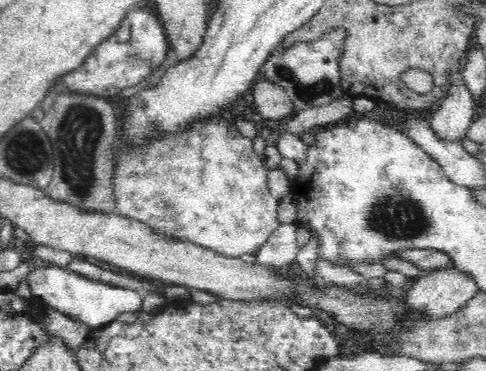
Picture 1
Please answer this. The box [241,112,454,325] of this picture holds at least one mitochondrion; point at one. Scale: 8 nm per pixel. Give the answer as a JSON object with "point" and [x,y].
{"point":[396,216]}

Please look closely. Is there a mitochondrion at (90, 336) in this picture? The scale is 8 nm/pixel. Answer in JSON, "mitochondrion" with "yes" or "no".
{"mitochondrion":"no"}

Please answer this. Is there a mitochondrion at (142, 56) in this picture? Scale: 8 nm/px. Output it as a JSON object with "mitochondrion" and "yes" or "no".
{"mitochondrion":"yes"}

